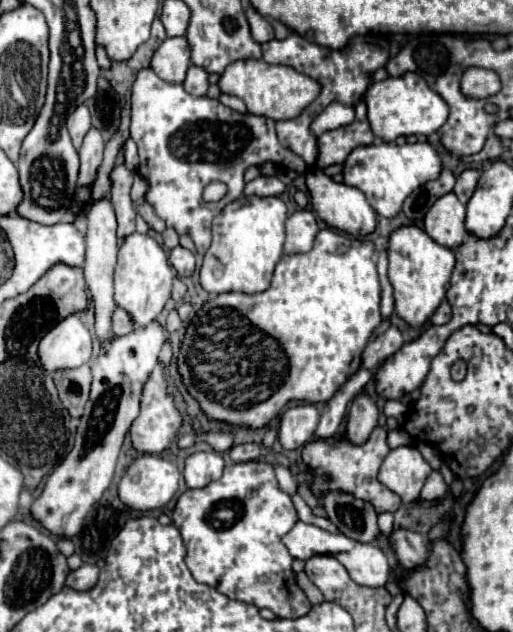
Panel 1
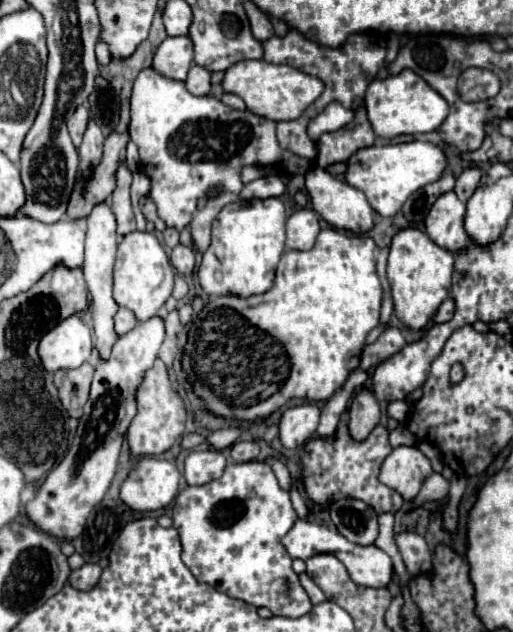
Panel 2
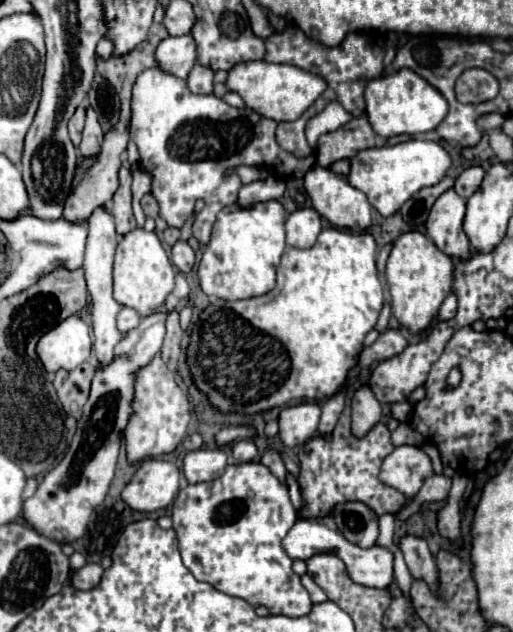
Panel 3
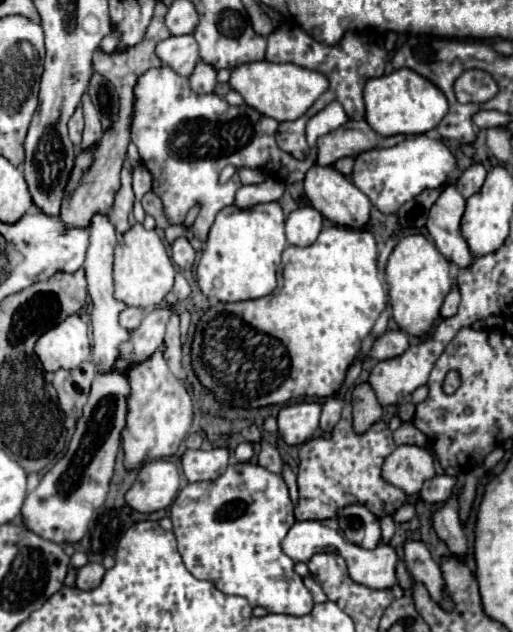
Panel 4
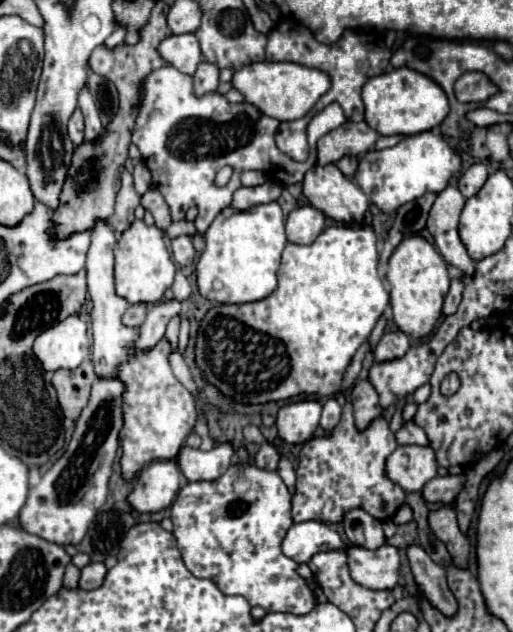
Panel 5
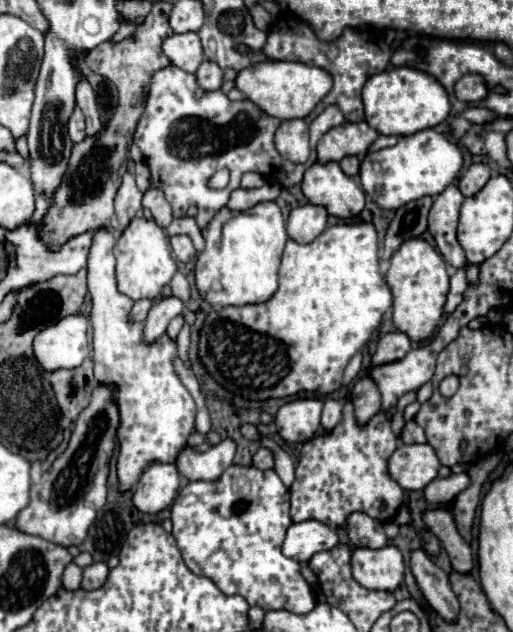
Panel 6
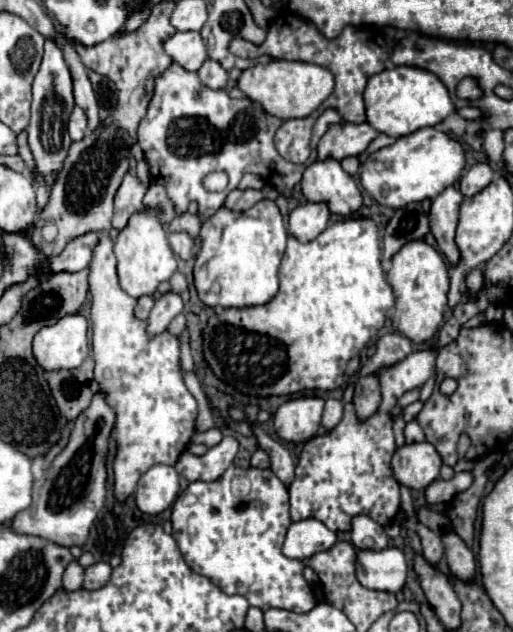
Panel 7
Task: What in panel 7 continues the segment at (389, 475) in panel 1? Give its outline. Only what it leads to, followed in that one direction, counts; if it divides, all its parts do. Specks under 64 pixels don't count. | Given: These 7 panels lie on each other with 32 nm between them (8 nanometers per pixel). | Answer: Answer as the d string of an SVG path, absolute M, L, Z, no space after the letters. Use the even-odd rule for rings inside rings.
M430 442L404 444L392 458L394 478L414 490L424 490L438 480L440 466L442 458Z

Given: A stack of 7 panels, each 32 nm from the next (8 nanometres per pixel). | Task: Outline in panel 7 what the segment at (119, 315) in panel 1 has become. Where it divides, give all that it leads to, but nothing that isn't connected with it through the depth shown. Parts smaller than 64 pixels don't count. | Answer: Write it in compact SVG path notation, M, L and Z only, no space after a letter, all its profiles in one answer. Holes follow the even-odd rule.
M142 296L142 298L138 298L136 316L138 316L138 318L148 318L152 306L154 306L154 296ZM142 314L144 314L144 316L142 316Z

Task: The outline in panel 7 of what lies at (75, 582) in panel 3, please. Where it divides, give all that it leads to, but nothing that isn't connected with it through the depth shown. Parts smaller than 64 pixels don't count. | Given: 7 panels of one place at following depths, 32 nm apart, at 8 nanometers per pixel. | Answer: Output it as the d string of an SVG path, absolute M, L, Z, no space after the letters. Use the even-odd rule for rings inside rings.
M96 562L90 568L86 568L86 578L84 578L84 588L86 590L98 590L102 588L112 574L112 566L108 562Z

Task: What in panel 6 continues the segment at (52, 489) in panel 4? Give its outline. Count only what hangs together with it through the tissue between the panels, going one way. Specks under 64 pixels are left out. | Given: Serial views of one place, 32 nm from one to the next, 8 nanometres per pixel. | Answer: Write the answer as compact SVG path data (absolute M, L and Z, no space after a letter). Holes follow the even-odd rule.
M164 296L154 302L144 322L144 340L150 344L166 332L168 322L182 312L182 300L176 296ZM98 386L92 392L88 408L76 420L68 448L54 460L52 468L42 474L42 480L30 490L30 504L18 512L16 528L40 536L60 546L80 546L96 512L106 504L108 462L114 450L118 428L118 406L110 396L108 386Z

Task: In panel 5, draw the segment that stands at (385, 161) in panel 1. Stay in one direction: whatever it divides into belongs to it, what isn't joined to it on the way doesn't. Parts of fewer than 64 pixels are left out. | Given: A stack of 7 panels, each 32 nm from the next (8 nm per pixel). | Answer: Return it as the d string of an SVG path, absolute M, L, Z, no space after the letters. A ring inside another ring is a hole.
M420 132L414 136L402 138L396 146L384 150L370 150L358 164L356 182L366 196L382 210L394 212L402 204L424 196L426 192L442 192L452 176L460 170L460 154L444 140L440 134Z

